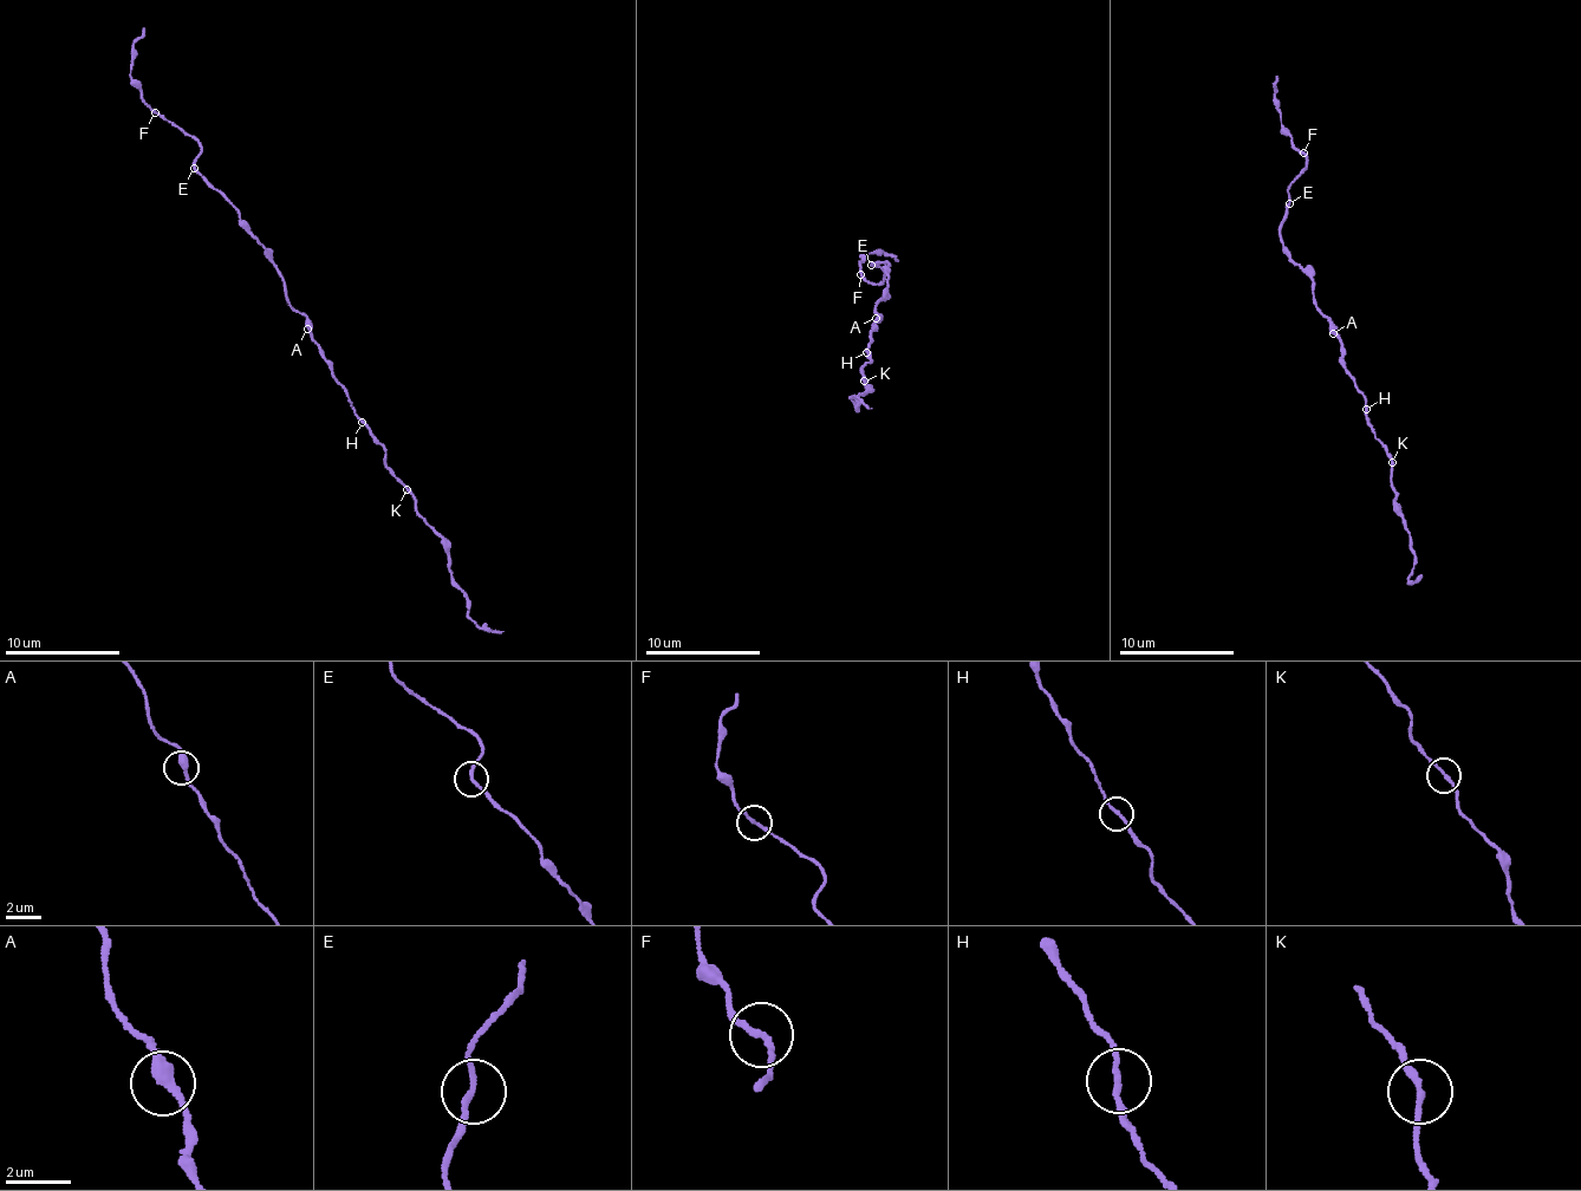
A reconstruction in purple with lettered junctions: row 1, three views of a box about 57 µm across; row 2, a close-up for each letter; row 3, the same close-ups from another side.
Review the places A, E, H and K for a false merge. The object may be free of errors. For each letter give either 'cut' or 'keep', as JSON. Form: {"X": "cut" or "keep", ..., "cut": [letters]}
{"A": "keep", "E": "cut", "H": "keep", "K": "keep", "cut": ["E"]}

